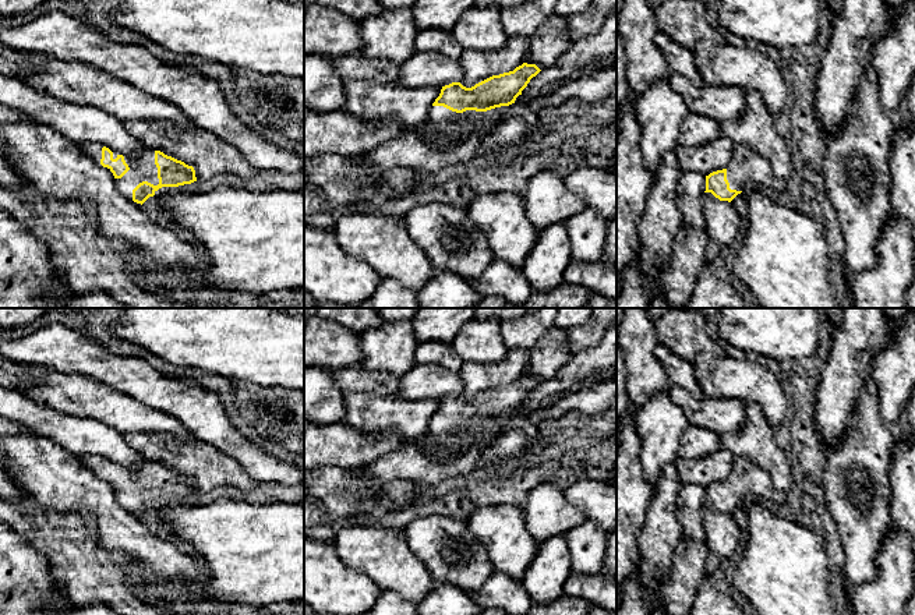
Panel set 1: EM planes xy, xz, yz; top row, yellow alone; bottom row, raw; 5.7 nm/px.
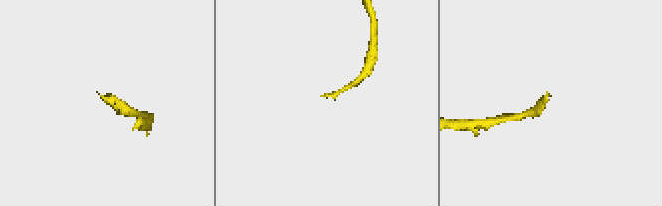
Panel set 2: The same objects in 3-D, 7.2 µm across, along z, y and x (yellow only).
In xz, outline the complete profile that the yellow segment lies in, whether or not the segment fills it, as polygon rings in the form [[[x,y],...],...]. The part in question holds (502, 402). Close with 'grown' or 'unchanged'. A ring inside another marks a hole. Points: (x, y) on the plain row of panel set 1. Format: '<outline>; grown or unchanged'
[[[523,375],[513,384],[492,388],[471,400],[460,395],[442,399],[439,409],[430,420],[427,443],[403,443],[393,452],[350,471],[361,477],[388,481],[418,481],[438,484],[439,481],[471,471],[477,467],[476,446],[462,455],[445,457],[442,448],[449,435],[467,430],[474,432],[480,424],[515,416],[530,392],[541,382],[536,377]]]; grown

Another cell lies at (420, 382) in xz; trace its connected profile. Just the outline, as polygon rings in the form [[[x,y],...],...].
[[[416,365],[409,372],[400,375],[399,396],[420,400],[452,395],[462,395],[464,384],[458,372],[449,372],[442,367]]]

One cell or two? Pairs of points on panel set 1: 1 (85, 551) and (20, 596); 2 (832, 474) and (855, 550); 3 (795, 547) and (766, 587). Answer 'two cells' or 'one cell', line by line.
1: two cells
2: one cell
3: one cell

